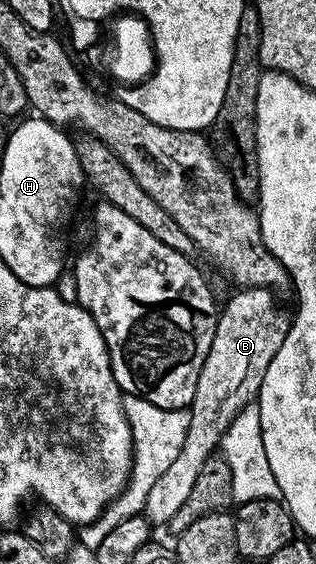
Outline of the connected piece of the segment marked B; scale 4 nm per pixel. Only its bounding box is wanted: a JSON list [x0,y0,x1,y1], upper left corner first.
[142,287,289,525]

